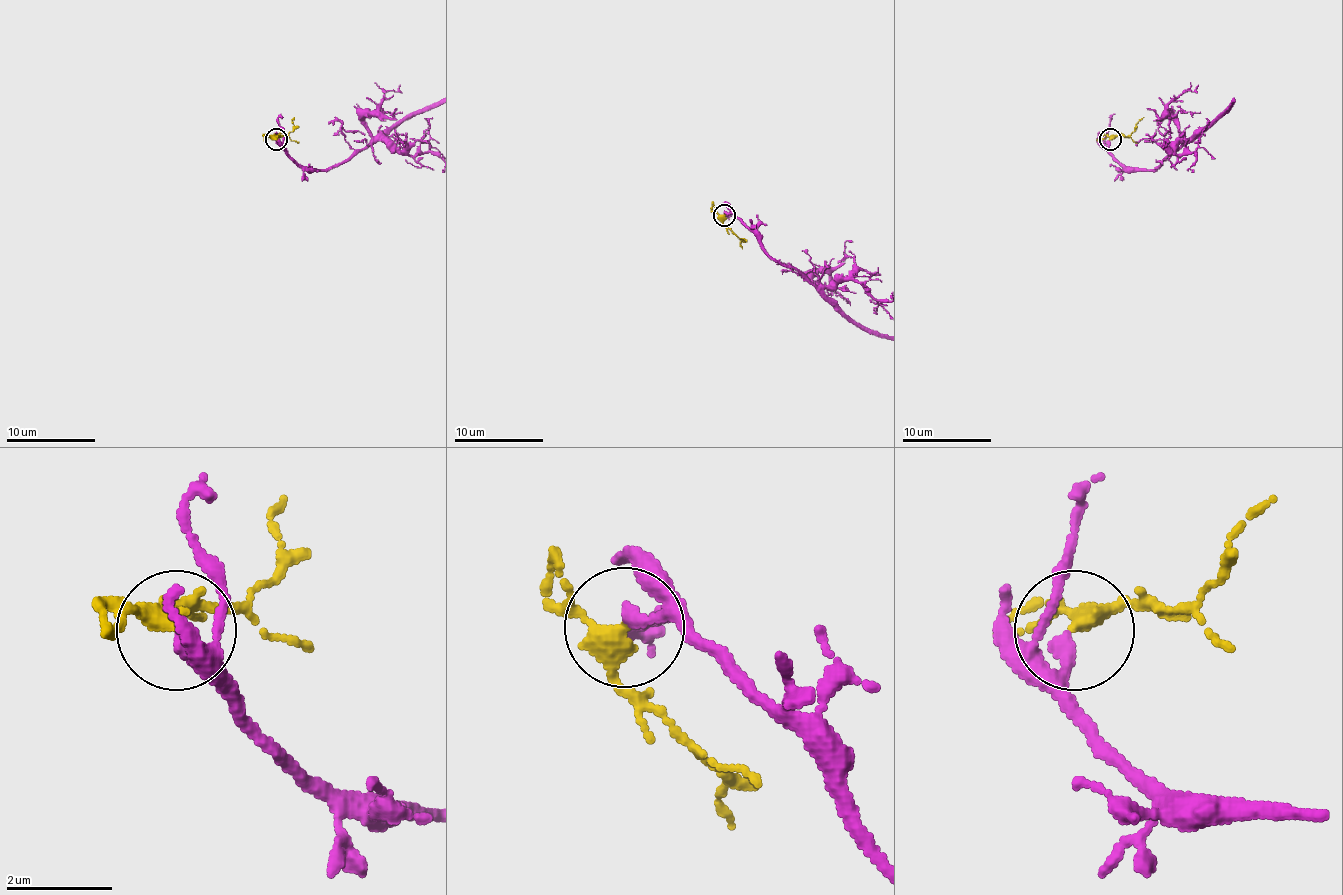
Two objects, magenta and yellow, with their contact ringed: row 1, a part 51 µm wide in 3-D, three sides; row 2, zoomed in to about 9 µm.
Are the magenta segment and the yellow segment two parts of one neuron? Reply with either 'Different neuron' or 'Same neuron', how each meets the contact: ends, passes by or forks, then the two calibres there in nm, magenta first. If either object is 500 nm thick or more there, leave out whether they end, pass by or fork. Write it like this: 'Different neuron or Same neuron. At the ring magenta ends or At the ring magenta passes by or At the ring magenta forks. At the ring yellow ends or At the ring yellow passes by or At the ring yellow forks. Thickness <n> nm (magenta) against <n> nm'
Same neuron. At the ring magenta ends. At the ring yellow passes by. Thickness 240 nm (magenta) against 320 nm

